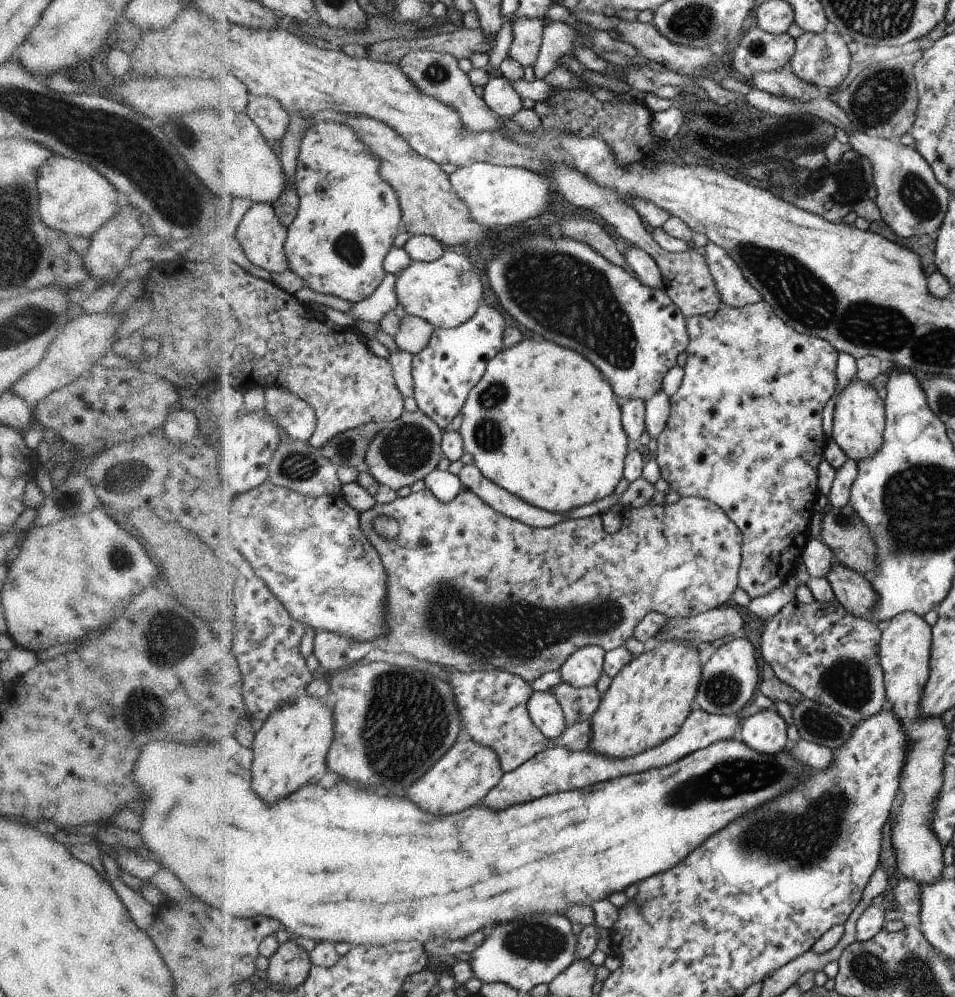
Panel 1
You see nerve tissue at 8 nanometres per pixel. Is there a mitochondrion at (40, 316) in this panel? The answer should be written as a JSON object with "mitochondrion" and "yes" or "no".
{"mitochondrion":"yes"}

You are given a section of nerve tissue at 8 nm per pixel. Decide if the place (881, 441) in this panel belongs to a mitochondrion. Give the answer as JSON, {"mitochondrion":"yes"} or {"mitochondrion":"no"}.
{"mitochondrion":"no"}

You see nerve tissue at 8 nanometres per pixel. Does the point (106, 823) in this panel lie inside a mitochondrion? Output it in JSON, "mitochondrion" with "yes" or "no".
{"mitochondrion":"no"}

